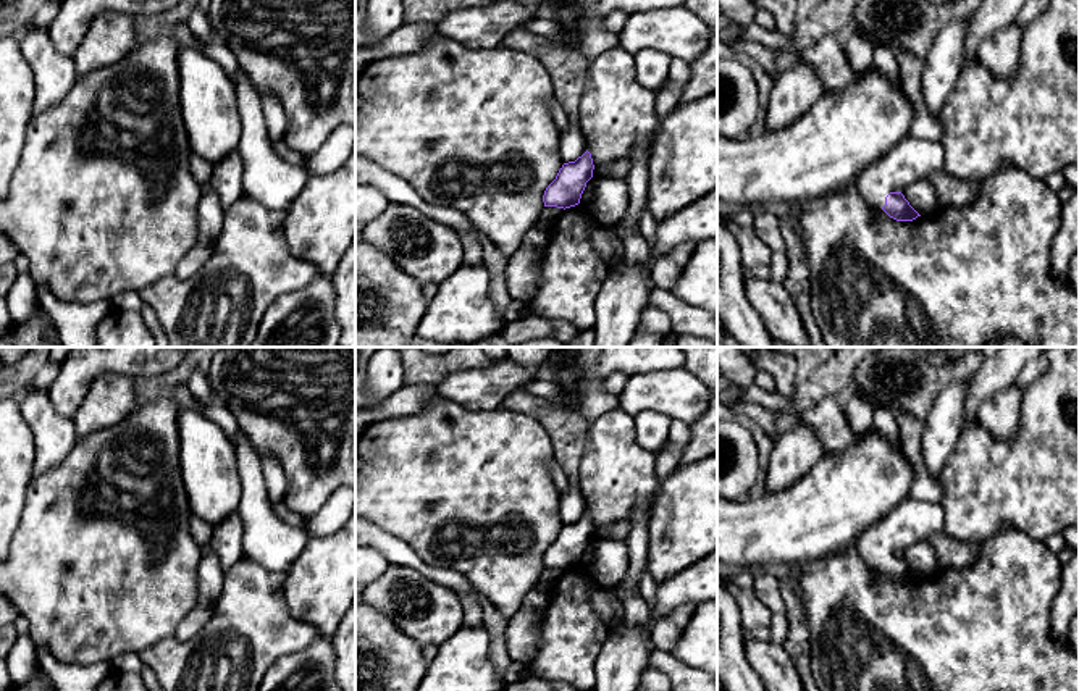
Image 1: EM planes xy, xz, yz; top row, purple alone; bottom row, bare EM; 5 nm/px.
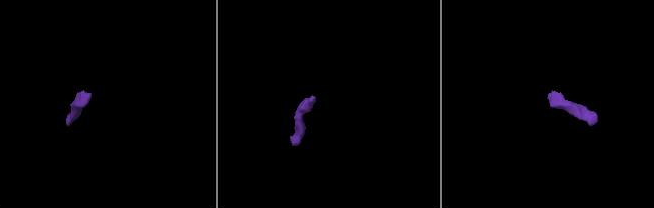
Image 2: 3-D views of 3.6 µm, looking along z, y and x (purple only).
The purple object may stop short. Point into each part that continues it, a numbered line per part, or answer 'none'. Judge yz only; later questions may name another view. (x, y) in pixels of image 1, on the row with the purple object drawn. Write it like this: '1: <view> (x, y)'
1: yz (911, 159)

